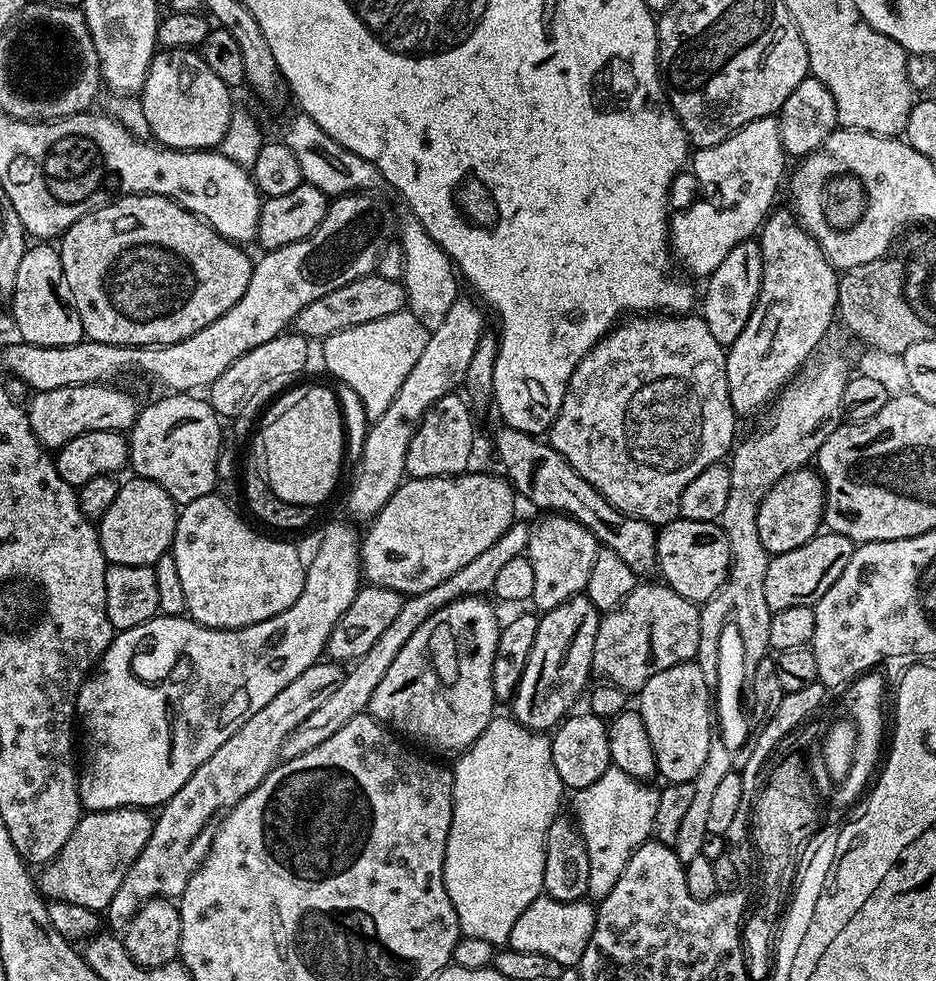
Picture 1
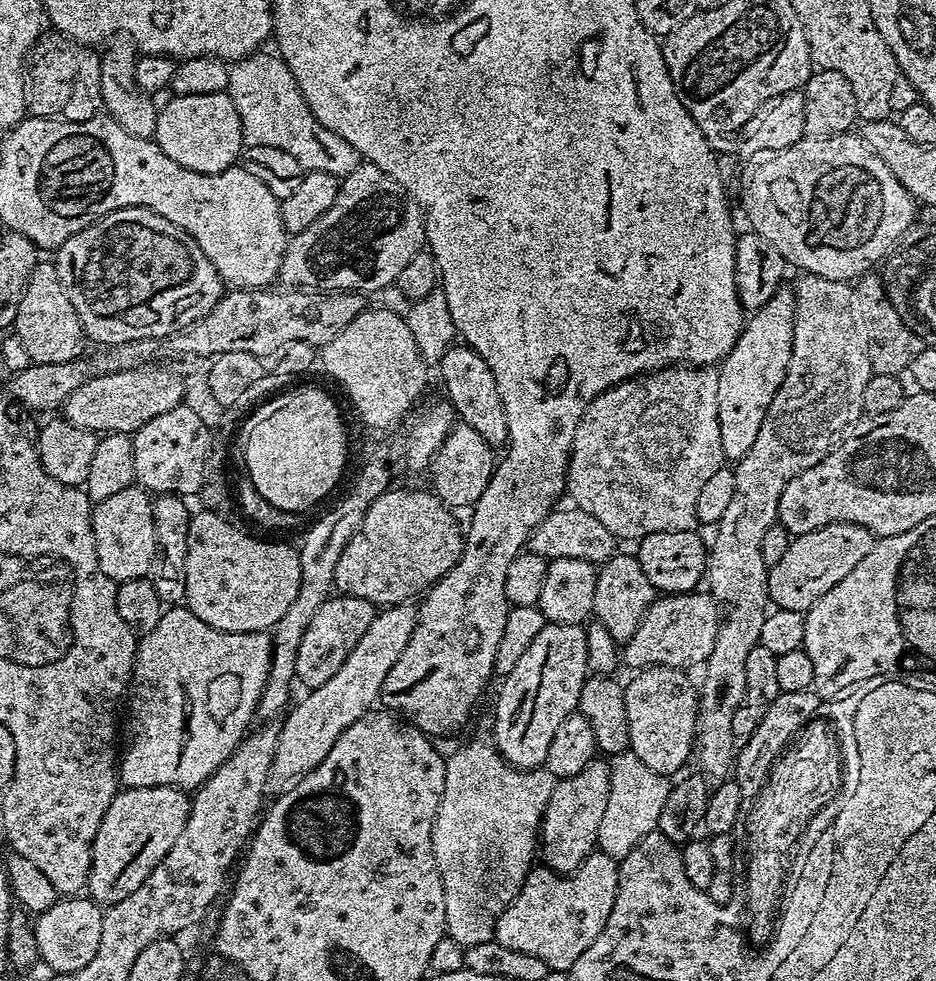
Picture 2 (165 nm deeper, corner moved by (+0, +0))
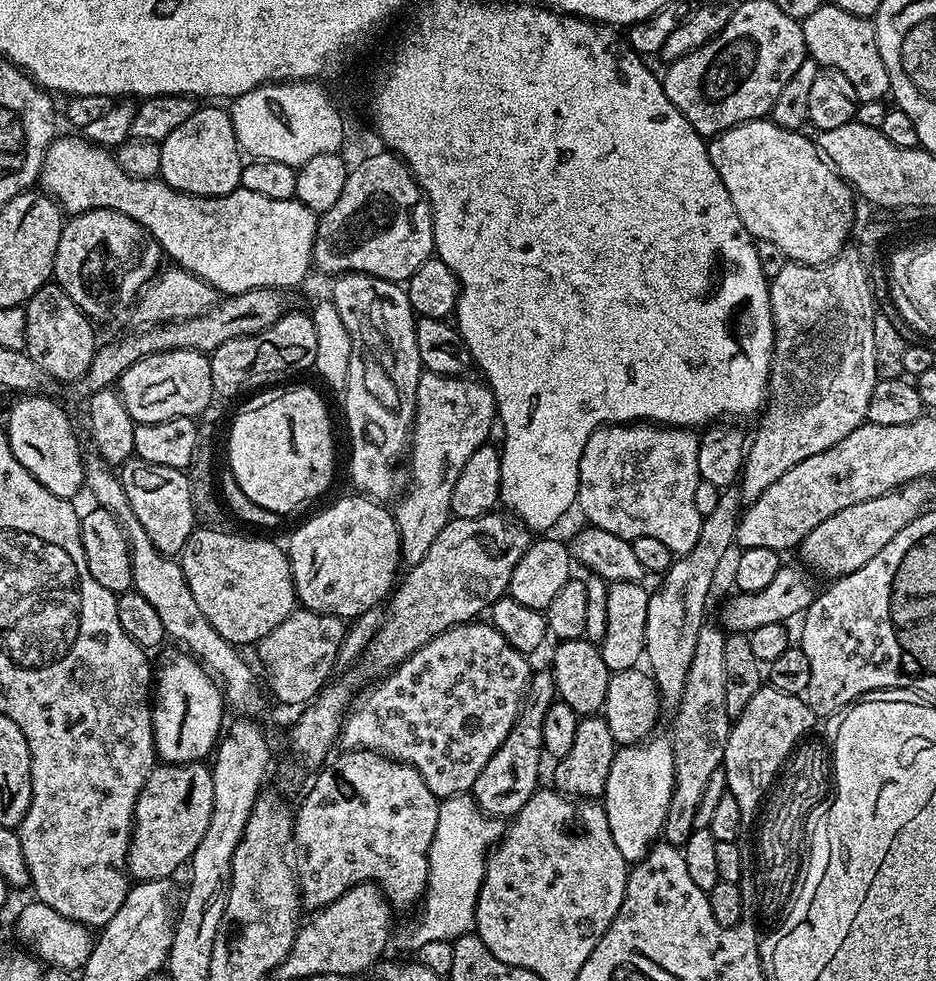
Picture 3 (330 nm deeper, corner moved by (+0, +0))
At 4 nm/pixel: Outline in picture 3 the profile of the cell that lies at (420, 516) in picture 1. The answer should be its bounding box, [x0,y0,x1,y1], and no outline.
[286,494,401,618]

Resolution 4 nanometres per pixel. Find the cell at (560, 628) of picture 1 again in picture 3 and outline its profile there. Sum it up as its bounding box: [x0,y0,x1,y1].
[470,671,555,820]

